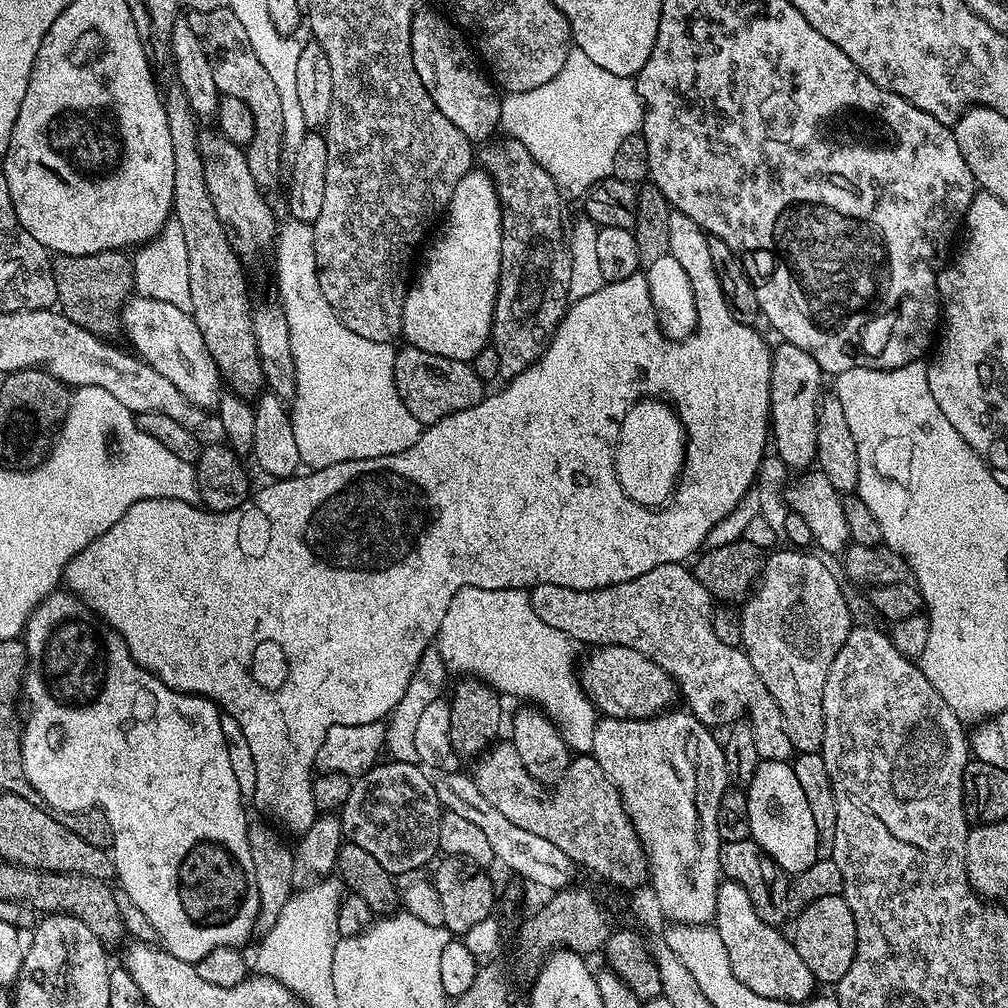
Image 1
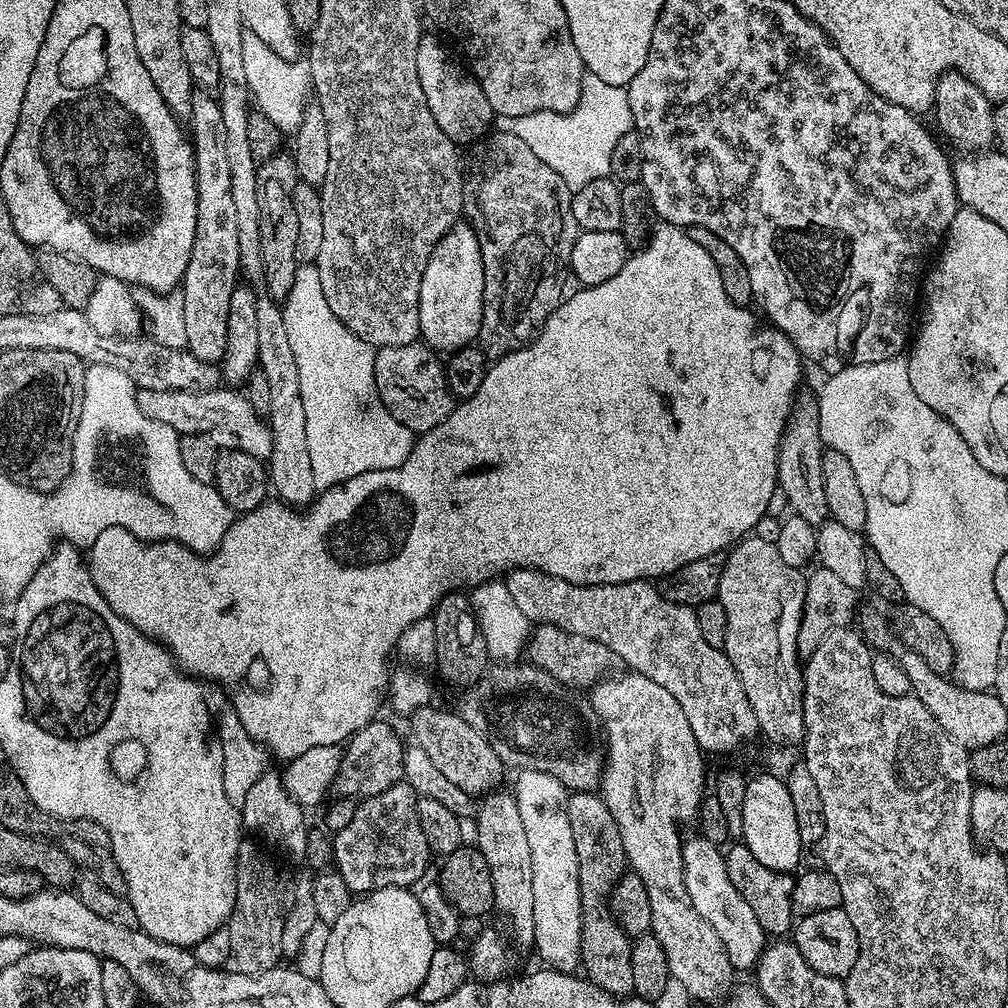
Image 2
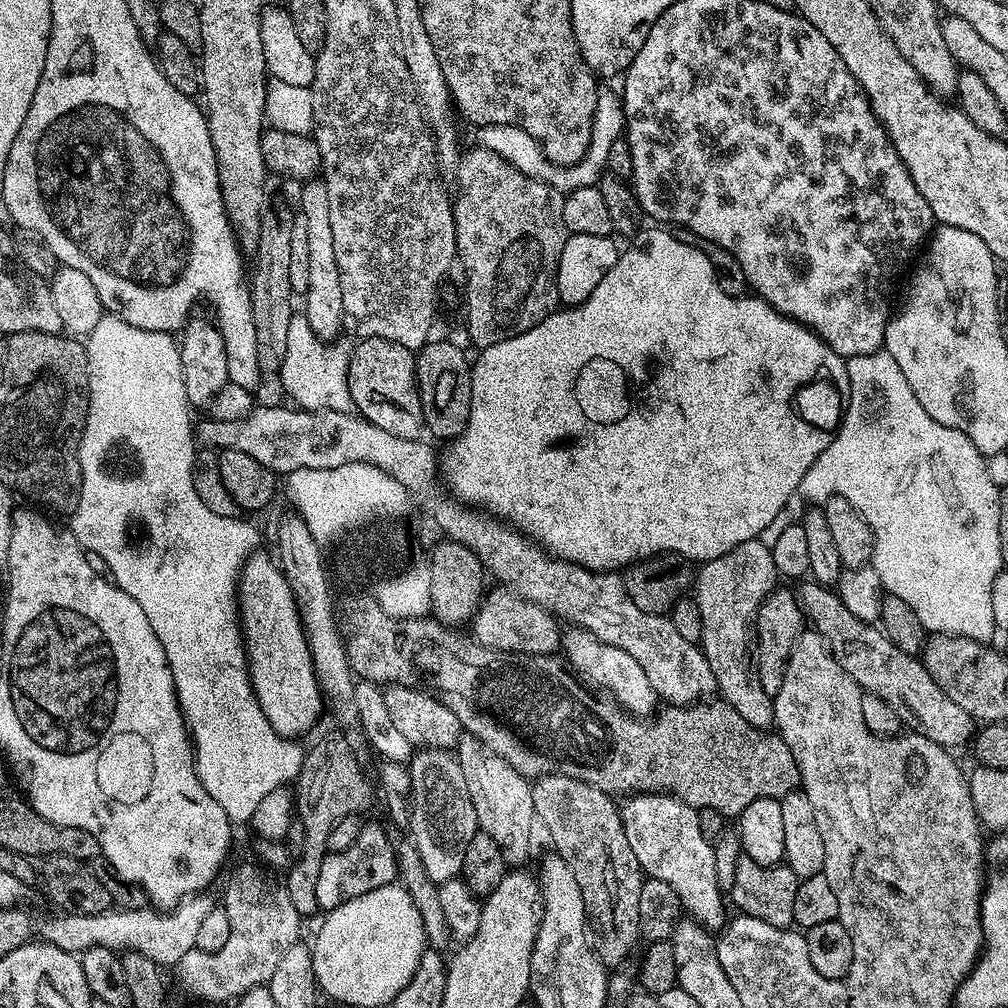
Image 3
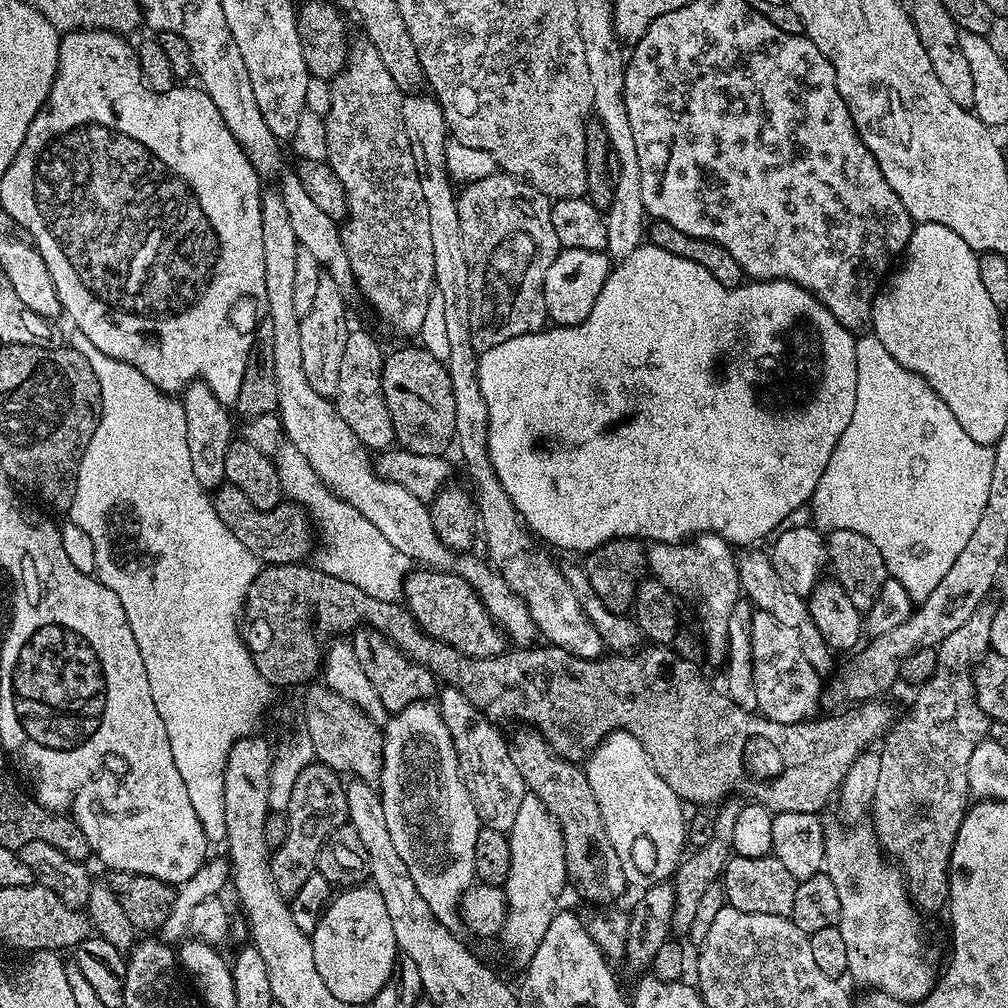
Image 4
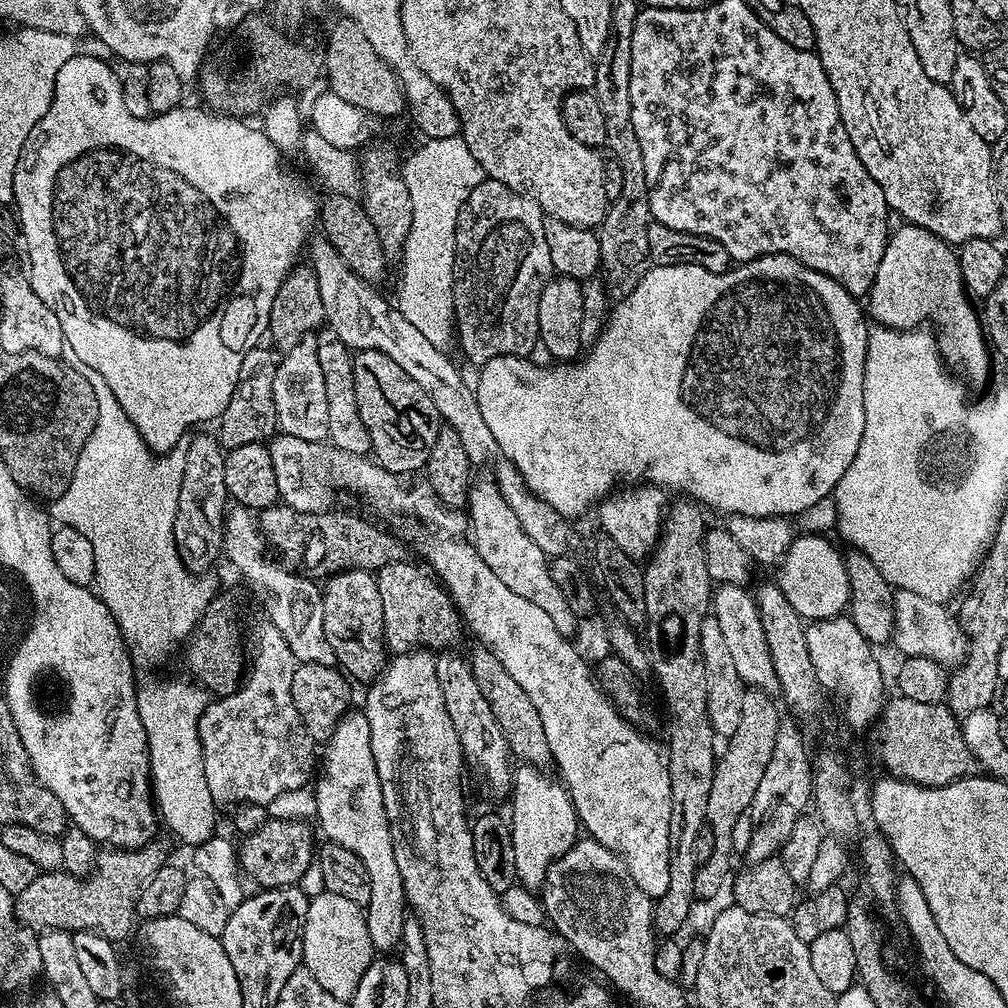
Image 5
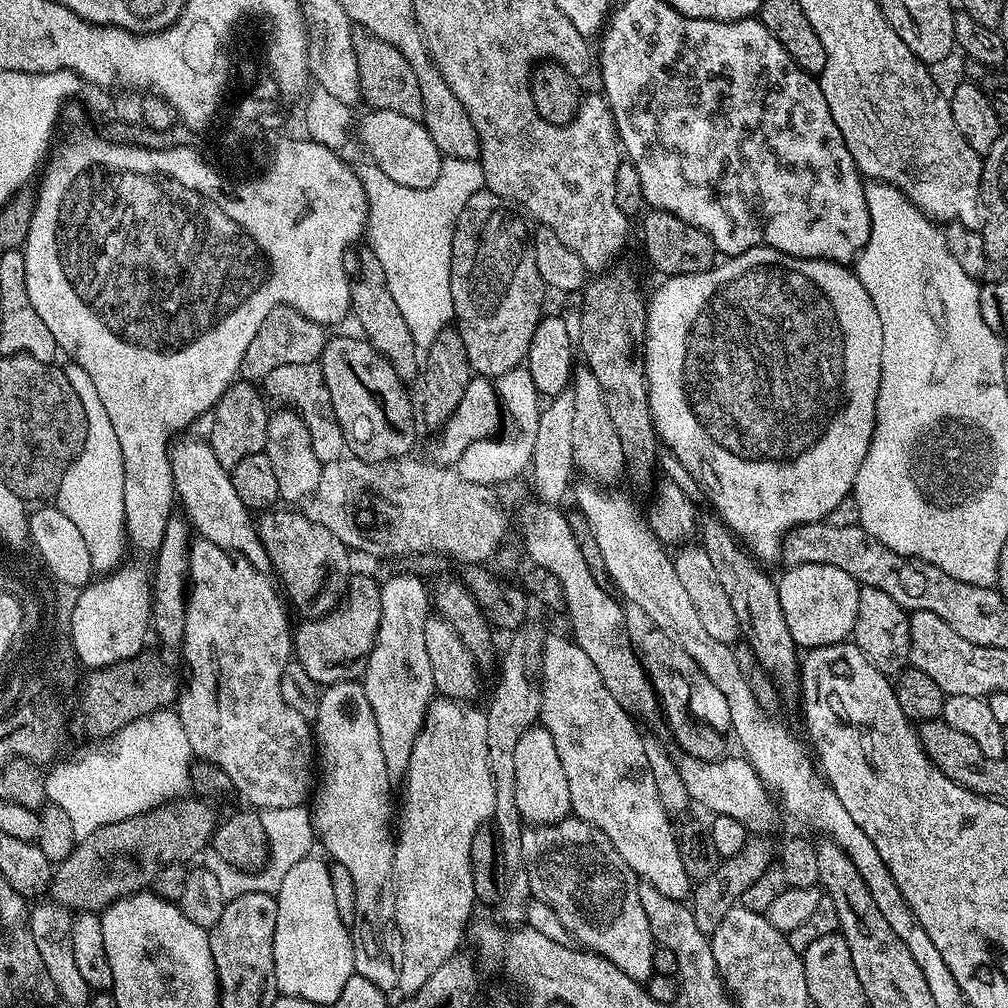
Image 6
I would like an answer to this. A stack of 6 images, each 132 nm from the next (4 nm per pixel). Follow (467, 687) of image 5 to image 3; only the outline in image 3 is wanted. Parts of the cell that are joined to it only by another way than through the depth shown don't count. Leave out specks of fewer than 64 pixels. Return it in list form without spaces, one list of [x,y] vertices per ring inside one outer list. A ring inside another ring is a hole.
[[[467,734],[459,737],[454,755],[462,766],[462,778],[466,778],[466,790],[470,790],[470,802],[474,802],[474,814],[479,831],[490,834],[502,850],[502,858],[510,866],[524,866],[532,852],[532,824],[537,823],[529,777],[518,774],[506,758],[498,758],[478,738]]]

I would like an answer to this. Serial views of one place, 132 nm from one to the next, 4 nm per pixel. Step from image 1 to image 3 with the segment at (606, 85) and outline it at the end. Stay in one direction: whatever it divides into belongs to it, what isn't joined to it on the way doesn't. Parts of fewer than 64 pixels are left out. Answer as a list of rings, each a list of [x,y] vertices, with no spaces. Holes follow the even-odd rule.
[[[601,91],[596,97],[594,122],[591,130],[591,144],[586,156],[574,165],[557,165],[548,161],[540,144],[530,138],[530,134],[513,124],[484,124],[477,127],[475,140],[479,147],[498,154],[510,162],[520,173],[533,177],[535,180],[546,181],[552,188],[567,194],[574,189],[593,187],[599,183],[607,167],[610,149],[614,142],[621,139],[625,129],[623,103],[610,92]]]

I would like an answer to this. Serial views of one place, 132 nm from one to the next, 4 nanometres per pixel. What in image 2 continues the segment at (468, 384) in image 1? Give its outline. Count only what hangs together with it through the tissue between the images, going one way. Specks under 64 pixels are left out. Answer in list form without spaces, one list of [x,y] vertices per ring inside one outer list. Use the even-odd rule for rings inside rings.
[[[423,342],[375,349],[372,362],[380,401],[414,434],[434,430],[452,413],[454,397],[448,389],[448,373],[441,357]]]

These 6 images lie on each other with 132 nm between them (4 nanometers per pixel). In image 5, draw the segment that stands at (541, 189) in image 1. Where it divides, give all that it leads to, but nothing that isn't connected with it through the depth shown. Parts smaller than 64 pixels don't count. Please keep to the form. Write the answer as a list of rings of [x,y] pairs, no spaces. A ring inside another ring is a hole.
[[[485,178],[480,185],[474,186],[470,196],[466,198],[457,218],[456,228],[456,264],[453,266],[453,310],[455,312],[454,332],[460,336],[460,348],[464,356],[475,366],[482,366],[490,362],[490,358],[499,356],[528,356],[532,347],[537,347],[540,331],[538,330],[538,302],[542,298],[542,290],[549,280],[553,279],[550,250],[546,246],[546,230],[544,229],[545,214],[536,203],[506,186],[502,182]]]

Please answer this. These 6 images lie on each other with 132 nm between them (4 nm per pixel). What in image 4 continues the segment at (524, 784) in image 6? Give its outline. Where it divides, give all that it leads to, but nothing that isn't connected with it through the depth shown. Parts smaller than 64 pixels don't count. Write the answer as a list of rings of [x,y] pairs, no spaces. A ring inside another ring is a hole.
[[[525,794],[522,806],[514,818],[514,826],[506,834],[510,842],[510,874],[503,884],[508,917],[498,940],[512,951],[512,960],[519,966],[526,966],[534,958],[546,930],[558,911],[556,903],[564,892],[564,884],[569,883],[566,870],[566,850],[562,830],[558,822],[542,806],[538,797]]]

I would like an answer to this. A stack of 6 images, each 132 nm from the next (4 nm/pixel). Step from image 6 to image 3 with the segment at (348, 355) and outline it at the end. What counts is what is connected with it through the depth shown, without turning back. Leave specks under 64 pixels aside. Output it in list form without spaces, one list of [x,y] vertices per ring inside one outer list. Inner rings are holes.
[[[448,338],[429,339],[423,348],[416,352],[416,389],[420,391],[420,411],[427,435],[437,436],[440,440],[451,442],[464,433],[470,418],[472,405],[472,364],[466,352],[451,344]]]

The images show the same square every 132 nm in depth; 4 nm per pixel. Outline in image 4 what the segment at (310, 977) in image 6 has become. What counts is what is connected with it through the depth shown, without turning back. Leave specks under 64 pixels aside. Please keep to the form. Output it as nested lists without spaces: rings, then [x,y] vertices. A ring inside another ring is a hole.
[[[352,886],[335,897],[324,910],[318,926],[310,933],[314,946],[314,966],[326,982],[326,990],[342,1002],[367,1005],[386,986],[396,964],[398,949],[394,926],[386,902],[371,886]],[[365,887],[365,888],[364,888]],[[340,896],[340,897],[339,897]]]

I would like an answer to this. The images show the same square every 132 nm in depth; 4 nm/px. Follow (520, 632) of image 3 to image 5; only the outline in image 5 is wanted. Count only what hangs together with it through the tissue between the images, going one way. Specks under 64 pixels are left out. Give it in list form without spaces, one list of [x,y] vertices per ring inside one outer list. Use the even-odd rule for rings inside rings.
[[[407,559],[390,562],[390,566],[382,566],[374,574],[378,594],[382,596],[387,647],[396,648],[392,650],[450,650],[457,647],[462,632],[464,634],[464,623],[450,593],[435,575],[408,563]]]

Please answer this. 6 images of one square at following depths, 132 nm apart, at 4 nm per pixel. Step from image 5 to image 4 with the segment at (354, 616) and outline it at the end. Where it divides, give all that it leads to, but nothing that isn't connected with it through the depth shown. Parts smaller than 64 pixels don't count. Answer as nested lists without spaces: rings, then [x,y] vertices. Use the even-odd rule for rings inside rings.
[[[361,626],[351,633],[350,643],[358,663],[366,673],[366,678],[370,678],[378,698],[382,698],[382,706],[390,714],[401,712],[406,706],[417,702],[431,701],[437,695],[438,680],[432,675],[428,666],[414,662],[382,633],[375,632],[367,626]]]

